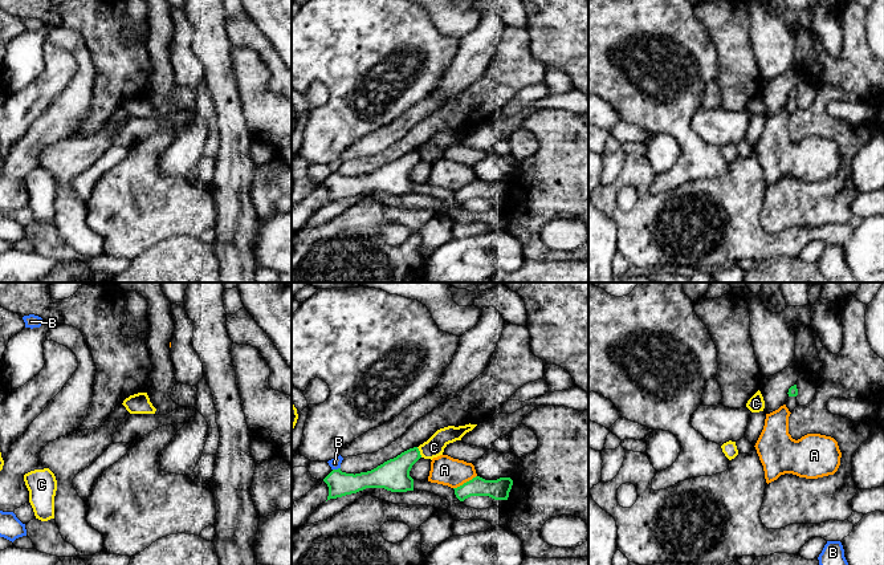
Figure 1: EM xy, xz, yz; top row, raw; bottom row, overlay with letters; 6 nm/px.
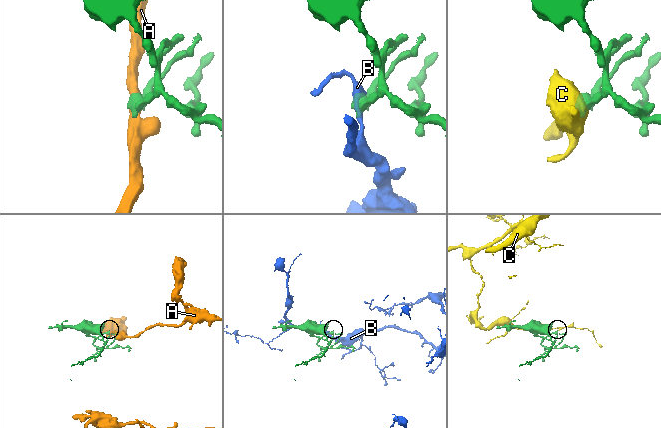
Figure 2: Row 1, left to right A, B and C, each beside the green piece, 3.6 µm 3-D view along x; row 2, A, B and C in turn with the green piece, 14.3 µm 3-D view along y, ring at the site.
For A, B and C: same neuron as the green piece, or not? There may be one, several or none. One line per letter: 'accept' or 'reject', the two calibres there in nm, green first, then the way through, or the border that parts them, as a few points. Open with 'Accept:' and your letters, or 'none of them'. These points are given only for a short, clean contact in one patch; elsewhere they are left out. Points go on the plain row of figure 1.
Accept: none of them
A: reject | 130/180 nm | along xz (476, 178), (453, 191)
B: reject | 150/70 nm | along xz (339, 170), (333, 173)
C: reject | 190/120 nm | along xz (416, 150), (422, 159)

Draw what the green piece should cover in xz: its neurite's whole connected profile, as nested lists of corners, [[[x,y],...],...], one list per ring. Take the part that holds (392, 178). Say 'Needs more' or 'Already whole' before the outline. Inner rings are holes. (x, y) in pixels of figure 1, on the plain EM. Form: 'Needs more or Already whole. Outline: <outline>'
Already whole. Outline: [[[414,150],[367,175],[354,178],[342,175],[341,171],[333,172],[323,182],[329,190],[327,203],[366,191],[384,191],[391,195],[414,194],[414,182],[410,179],[410,174],[420,160],[419,151]]]

